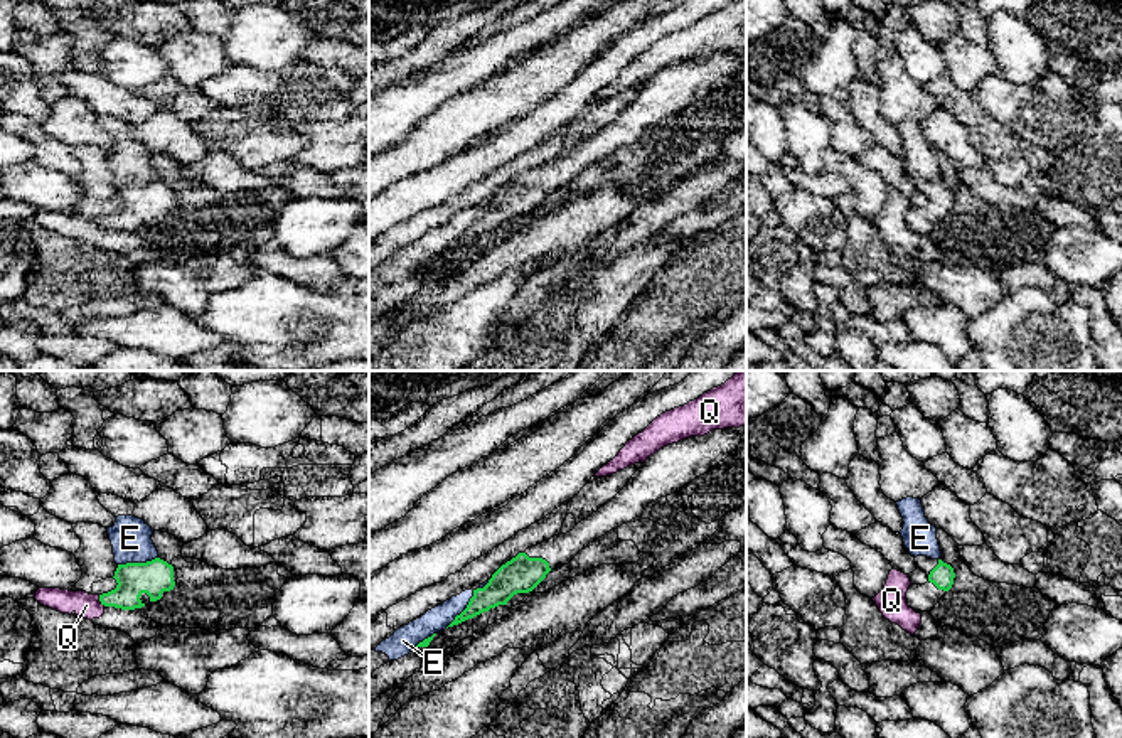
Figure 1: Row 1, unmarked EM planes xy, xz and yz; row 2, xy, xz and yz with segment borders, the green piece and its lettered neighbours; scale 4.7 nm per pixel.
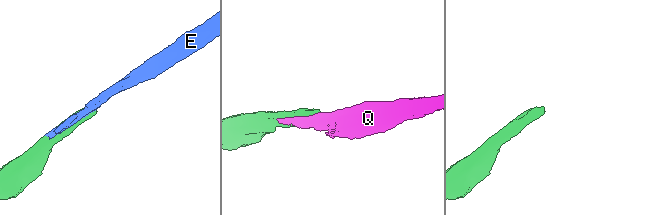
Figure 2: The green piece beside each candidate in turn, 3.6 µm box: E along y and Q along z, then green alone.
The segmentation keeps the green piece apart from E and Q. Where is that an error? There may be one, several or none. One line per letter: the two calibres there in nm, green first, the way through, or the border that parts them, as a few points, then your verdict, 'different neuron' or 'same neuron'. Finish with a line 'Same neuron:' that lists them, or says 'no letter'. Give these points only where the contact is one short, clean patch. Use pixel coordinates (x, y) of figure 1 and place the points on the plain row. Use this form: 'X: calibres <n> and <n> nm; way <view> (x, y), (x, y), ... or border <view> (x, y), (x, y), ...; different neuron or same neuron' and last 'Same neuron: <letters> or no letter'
E: calibres 160 and 190 nm; different neuron
Q: calibres 160 and 120 nm; border xy (98, 218), (105, 228); different neuron
Same neuron: no letter

